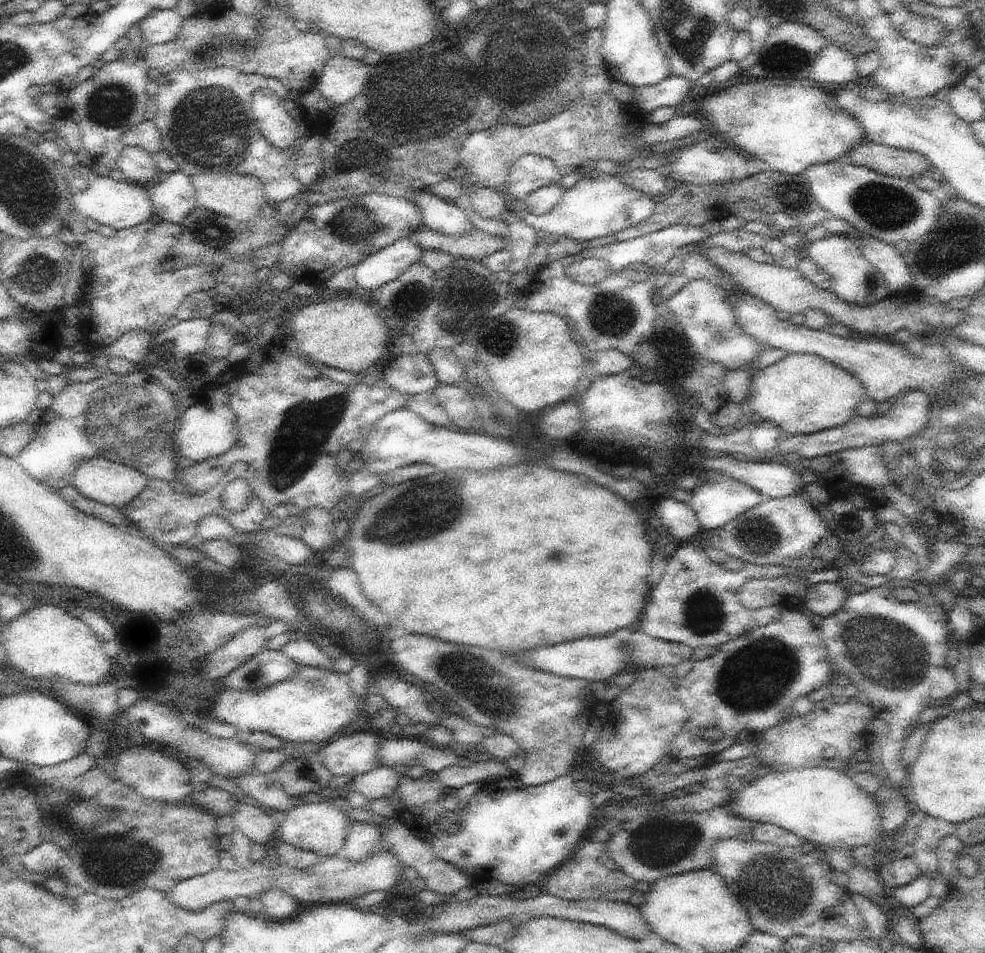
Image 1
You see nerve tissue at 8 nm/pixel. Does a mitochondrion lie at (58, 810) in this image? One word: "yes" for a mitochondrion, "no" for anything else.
yes

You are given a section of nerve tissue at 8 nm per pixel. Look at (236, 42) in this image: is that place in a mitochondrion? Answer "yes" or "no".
yes

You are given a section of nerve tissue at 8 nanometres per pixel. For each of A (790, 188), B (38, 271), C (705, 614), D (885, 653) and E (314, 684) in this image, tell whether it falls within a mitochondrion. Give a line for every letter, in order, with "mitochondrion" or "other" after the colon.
A: mitochondrion
B: mitochondrion
C: mitochondrion
D: mitochondrion
E: mitochondrion

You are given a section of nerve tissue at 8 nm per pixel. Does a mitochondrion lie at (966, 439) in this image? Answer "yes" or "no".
yes

